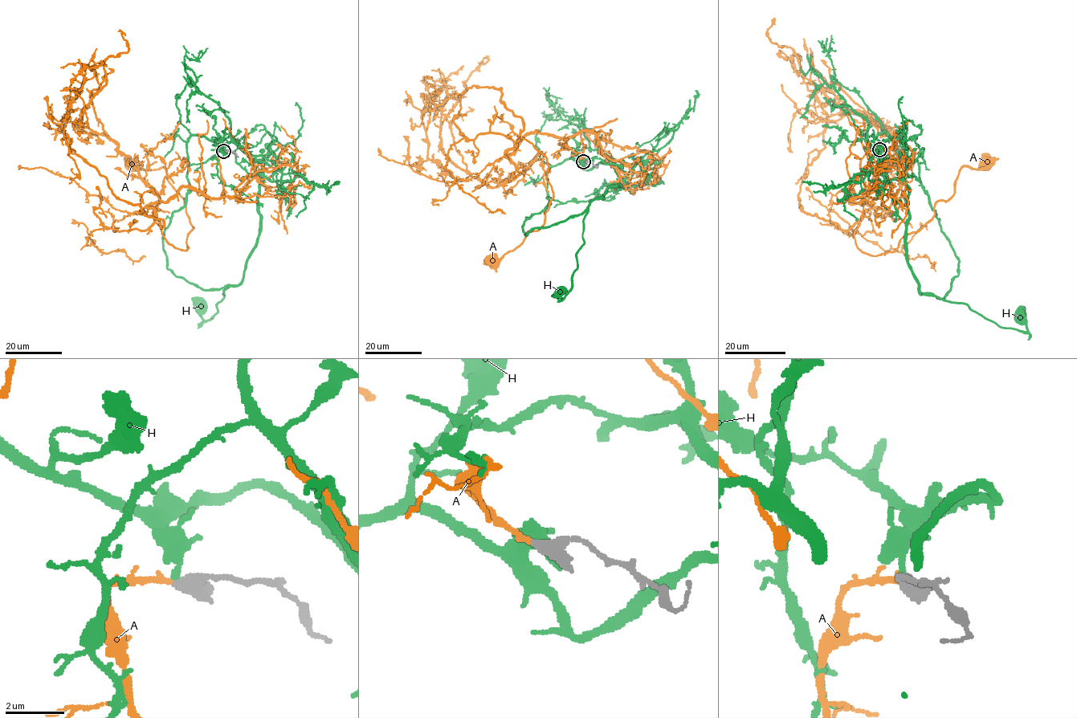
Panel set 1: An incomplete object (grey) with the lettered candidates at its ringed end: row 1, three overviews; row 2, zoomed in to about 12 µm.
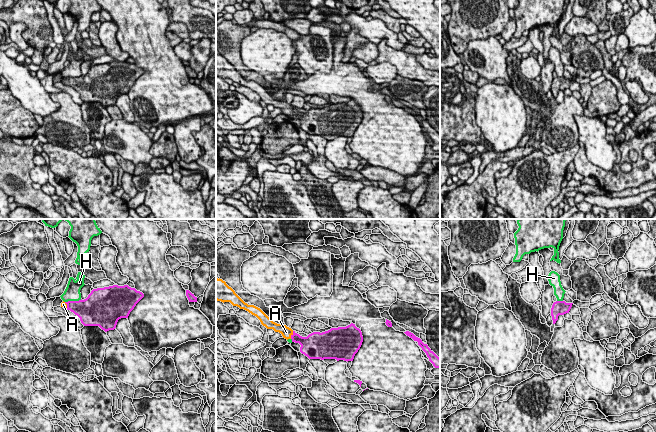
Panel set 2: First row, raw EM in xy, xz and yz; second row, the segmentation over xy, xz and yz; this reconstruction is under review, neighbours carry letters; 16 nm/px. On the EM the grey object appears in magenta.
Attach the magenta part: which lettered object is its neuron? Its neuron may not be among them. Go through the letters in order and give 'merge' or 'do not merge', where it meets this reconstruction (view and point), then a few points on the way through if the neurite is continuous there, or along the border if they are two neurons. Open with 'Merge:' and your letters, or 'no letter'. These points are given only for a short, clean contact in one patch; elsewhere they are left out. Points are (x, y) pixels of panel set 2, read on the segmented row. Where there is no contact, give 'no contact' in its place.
Merge: A
A: merge; meets magenta in xz at (292, 335); runs through xz (305, 342), (292, 335), (286, 332)
H: do not merge; meets magenta in xy at (73, 301); border along xy (81, 299), (65, 302)

